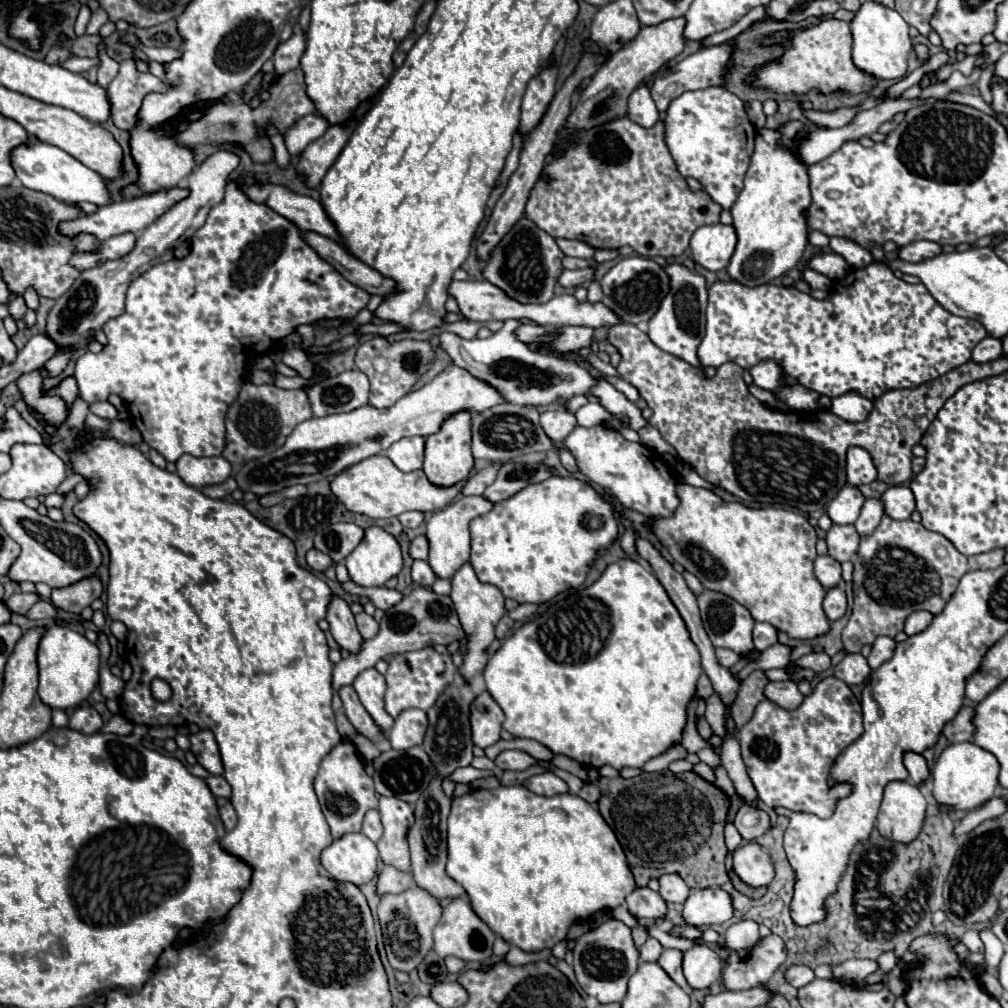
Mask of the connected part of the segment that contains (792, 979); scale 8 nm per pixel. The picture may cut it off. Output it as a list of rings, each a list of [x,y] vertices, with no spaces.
[[[796,964],[790,966],[784,976],[786,976],[786,982],[792,984],[794,988],[802,988],[802,986],[806,986],[808,982],[814,980],[812,968],[808,968],[808,966],[796,966]]]

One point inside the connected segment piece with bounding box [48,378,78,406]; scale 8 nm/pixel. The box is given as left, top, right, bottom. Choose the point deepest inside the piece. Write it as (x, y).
(68, 390)

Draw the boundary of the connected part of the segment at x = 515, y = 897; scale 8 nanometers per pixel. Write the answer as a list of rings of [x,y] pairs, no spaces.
[[[524,786],[472,790],[460,798],[452,798],[446,870],[468,892],[474,912],[490,930],[524,952],[552,948],[566,938],[570,924],[586,920],[598,910],[614,910],[636,888],[616,834],[592,804],[570,792],[550,798],[536,796]]]

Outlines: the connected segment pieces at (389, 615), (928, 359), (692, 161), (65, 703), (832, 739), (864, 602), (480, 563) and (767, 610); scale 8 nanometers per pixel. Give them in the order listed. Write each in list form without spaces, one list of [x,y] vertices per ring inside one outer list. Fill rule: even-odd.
[[[414,588],[408,596],[404,596],[396,606],[392,606],[390,610],[386,610],[384,618],[380,620],[380,632],[372,638],[366,640],[360,654],[352,654],[348,658],[344,658],[342,662],[338,662],[334,666],[334,674],[332,674],[332,686],[334,690],[338,690],[340,686],[352,684],[354,678],[366,670],[372,668],[380,658],[388,656],[388,654],[400,654],[400,652],[410,652],[410,650],[418,650],[424,646],[432,646],[432,644],[450,644],[454,640],[462,640],[464,638],[464,630],[458,622],[458,614],[454,610],[454,604],[450,600],[450,596],[440,596],[430,588]],[[428,616],[434,618],[434,632],[422,632],[422,620],[426,620]],[[442,624],[452,624],[454,628],[450,628],[448,634],[440,634],[440,626]]]
[[[874,260],[872,264],[864,266],[864,268],[856,268],[854,272],[850,270],[842,280],[836,280],[832,284],[832,290],[828,294],[828,298],[824,300],[816,300],[816,298],[810,298],[808,294],[800,294],[800,290],[796,290],[794,286],[790,288],[784,288],[784,286],[776,286],[776,284],[762,284],[762,286],[756,286],[756,288],[746,288],[738,282],[716,282],[710,286],[710,292],[708,292],[708,308],[706,308],[706,332],[704,332],[704,338],[700,342],[700,348],[698,348],[698,360],[702,366],[710,366],[710,368],[718,368],[726,362],[734,362],[742,368],[752,368],[756,366],[758,362],[764,362],[764,360],[774,360],[782,372],[786,376],[792,376],[796,378],[802,386],[806,386],[808,390],[814,390],[818,394],[826,394],[830,398],[836,398],[836,396],[842,396],[846,392],[856,392],[868,400],[876,400],[878,396],[882,396],[884,392],[888,390],[898,390],[898,388],[916,388],[928,380],[934,380],[962,364],[966,364],[970,360],[970,352],[972,348],[982,340],[986,338],[988,332],[986,328],[976,322],[976,320],[966,320],[966,318],[960,318],[960,316],[954,316],[950,314],[948,310],[944,310],[934,298],[932,294],[926,290],[924,284],[908,284],[900,278],[894,276],[894,272],[888,268],[888,264],[884,262],[878,262]]]
[[[714,86],[714,88],[704,88],[704,90],[694,90],[694,92],[684,92],[678,98],[674,98],[666,110],[664,118],[664,142],[678,166],[678,172],[682,176],[692,176],[704,184],[704,190],[712,196],[714,202],[718,202],[722,208],[730,208],[740,190],[742,182],[750,164],[750,156],[754,152],[754,138],[756,138],[756,128],[746,116],[746,104],[730,94],[728,90]]]
[[[56,624],[48,628],[42,640],[38,642],[38,670],[40,670],[40,684],[38,684],[40,700],[50,708],[60,710],[76,708],[92,694],[92,690],[98,684],[98,670],[100,670],[98,646],[92,644],[86,636]]]
[[[828,676],[828,678],[820,680],[816,684],[816,688],[812,690],[812,694],[804,696],[802,704],[792,712],[776,706],[774,702],[762,700],[756,706],[752,720],[744,728],[738,730],[738,740],[742,746],[742,758],[748,768],[748,774],[750,774],[754,788],[758,790],[758,796],[764,804],[768,804],[770,808],[784,806],[792,812],[808,812],[808,814],[816,814],[820,818],[828,818],[828,816],[832,816],[836,802],[852,792],[850,784],[832,784],[832,786],[828,784],[830,768],[832,768],[836,756],[846,746],[850,746],[854,740],[858,740],[862,736],[862,732],[864,732],[862,708],[860,708],[858,698],[852,694],[848,684],[844,684],[842,680],[838,680],[834,676]]]
[[[884,514],[876,532],[860,538],[860,546],[856,552],[854,606],[852,606],[850,620],[848,620],[846,628],[842,630],[842,642],[846,646],[846,652],[860,652],[864,644],[872,644],[874,638],[878,638],[878,636],[894,638],[904,628],[904,620],[916,610],[928,610],[934,616],[940,614],[944,610],[944,604],[956,592],[958,582],[966,572],[998,568],[1004,564],[1004,554],[1006,554],[1006,550],[996,548],[996,550],[990,550],[984,554],[964,556],[942,534],[930,532],[922,524],[916,524],[912,520],[892,520],[888,514]]]
[[[550,476],[540,484],[530,484],[522,488],[508,500],[496,502],[494,508],[470,522],[472,536],[472,556],[470,564],[480,582],[494,584],[504,598],[512,598],[518,604],[524,602],[548,602],[556,594],[578,588],[588,570],[594,566],[598,554],[602,554],[618,536],[618,524],[612,516],[608,502],[598,496],[598,492],[588,484],[576,478]]]
[[[684,482],[676,484],[676,496],[680,500],[676,512],[670,518],[648,518],[648,528],[656,534],[658,542],[666,546],[670,556],[692,572],[704,584],[704,588],[734,598],[750,610],[754,620],[770,622],[792,638],[810,640],[828,632],[830,622],[822,610],[826,590],[816,580],[812,570],[818,538],[810,522],[798,510],[784,506],[748,508],[740,502],[724,502],[712,490],[694,488]]]

